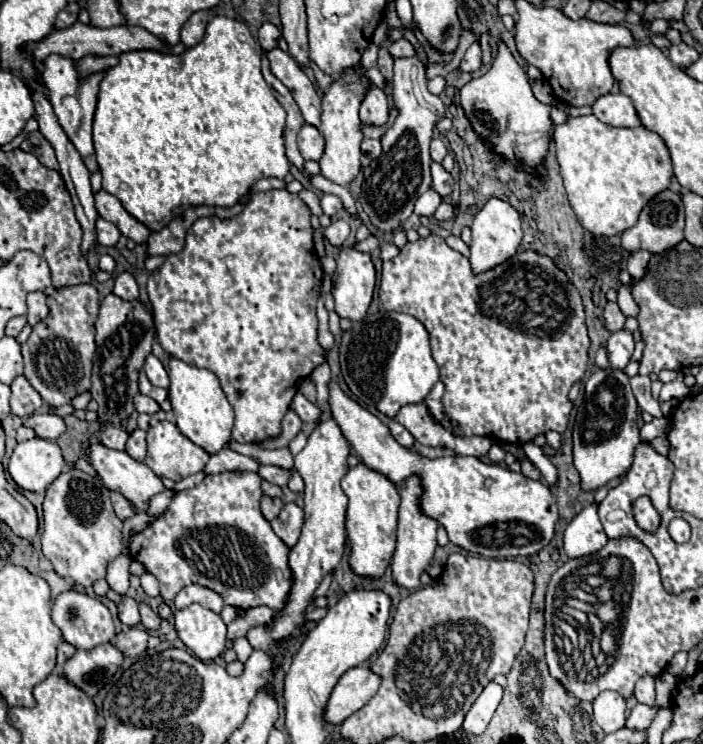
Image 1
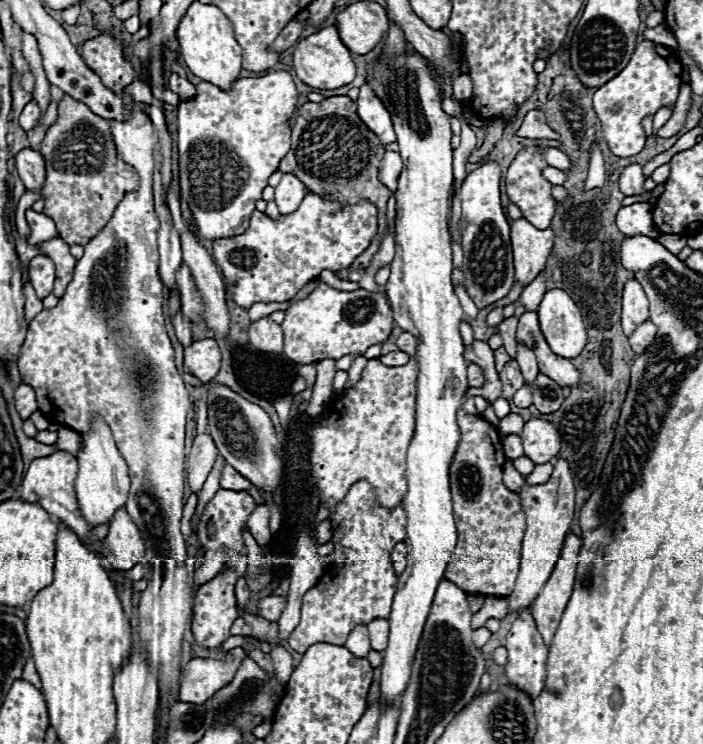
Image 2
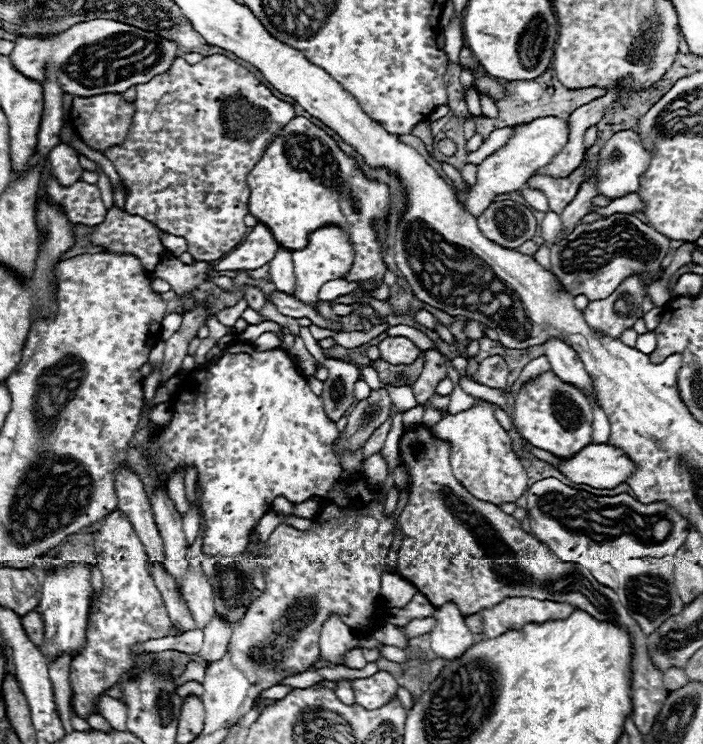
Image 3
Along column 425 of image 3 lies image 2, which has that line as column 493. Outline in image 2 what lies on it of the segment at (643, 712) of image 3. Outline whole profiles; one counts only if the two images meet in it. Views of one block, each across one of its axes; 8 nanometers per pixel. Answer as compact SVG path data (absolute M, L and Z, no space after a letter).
M458 408L456 420L460 440L450 462L450 492L458 542L446 564L444 578L466 594L508 596L518 578L526 516L522 512L520 496L510 492L502 482L506 456L498 430L482 416L466 414L464 408Z

